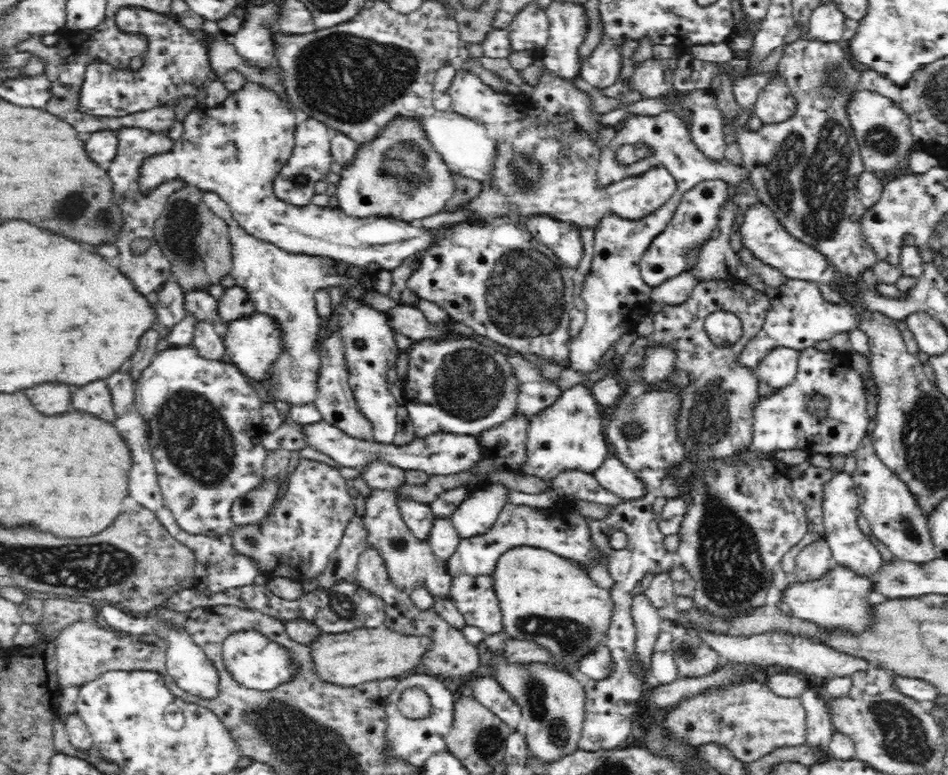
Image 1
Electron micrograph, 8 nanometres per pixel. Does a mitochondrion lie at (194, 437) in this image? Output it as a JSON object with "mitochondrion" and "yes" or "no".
{"mitochondrion":"yes"}

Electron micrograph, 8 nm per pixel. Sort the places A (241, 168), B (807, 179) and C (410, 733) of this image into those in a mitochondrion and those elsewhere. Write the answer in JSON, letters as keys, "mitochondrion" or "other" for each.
{"A":"other","B":"mitochondrion","C":"other"}

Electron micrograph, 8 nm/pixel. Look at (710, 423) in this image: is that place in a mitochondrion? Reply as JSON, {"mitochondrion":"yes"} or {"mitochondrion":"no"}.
{"mitochondrion":"yes"}

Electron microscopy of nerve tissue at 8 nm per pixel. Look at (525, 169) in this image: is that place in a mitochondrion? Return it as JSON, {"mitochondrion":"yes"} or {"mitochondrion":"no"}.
{"mitochondrion":"yes"}

